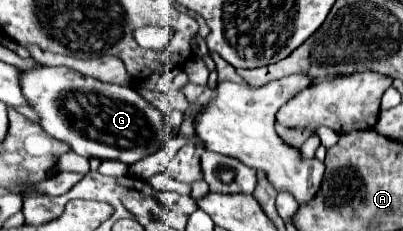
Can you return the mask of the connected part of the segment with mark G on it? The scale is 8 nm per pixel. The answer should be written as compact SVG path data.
M48 65L20 69L18 79L22 95L40 117L40 127L52 137L66 141L82 157L116 159L132 165L160 151L168 141L164 113L142 99L132 87L102 83L68 67Z

